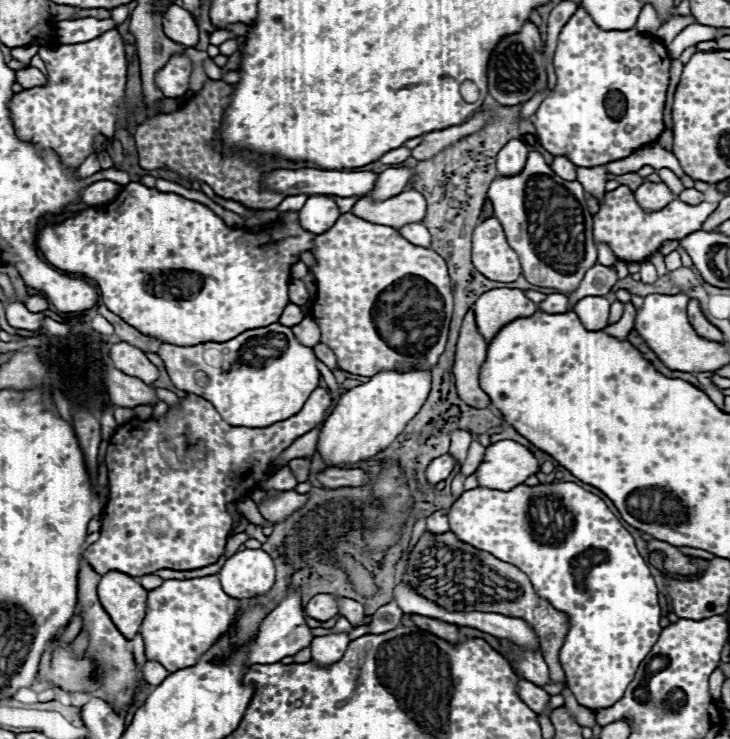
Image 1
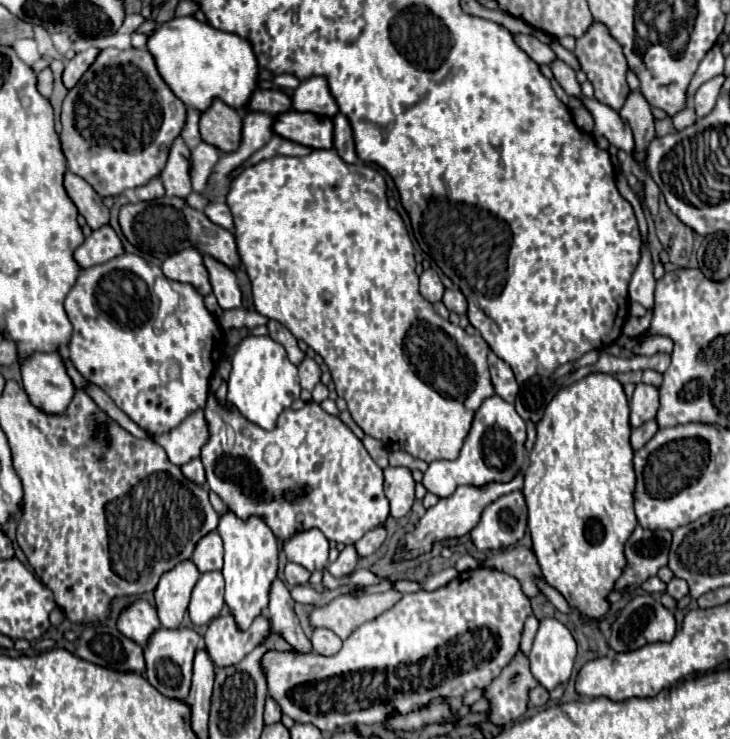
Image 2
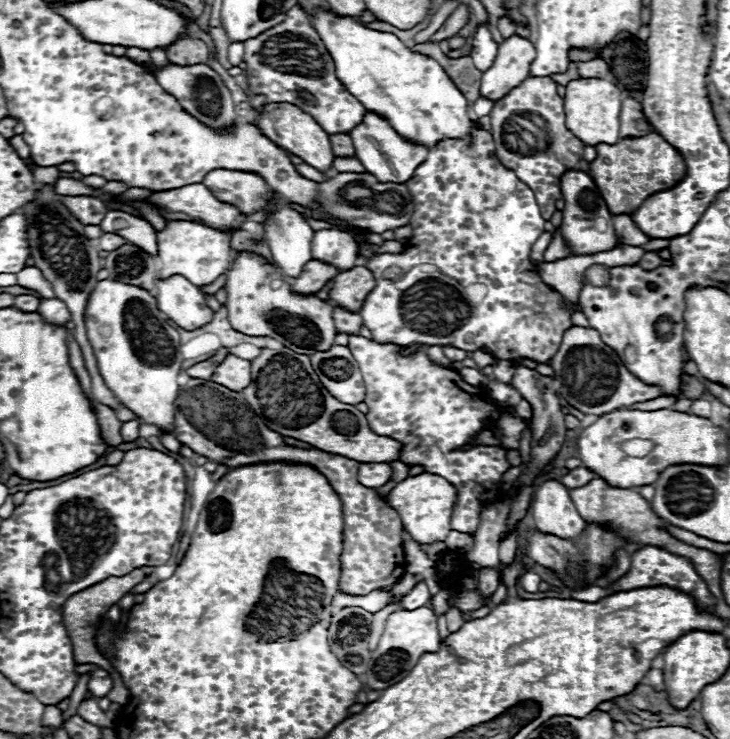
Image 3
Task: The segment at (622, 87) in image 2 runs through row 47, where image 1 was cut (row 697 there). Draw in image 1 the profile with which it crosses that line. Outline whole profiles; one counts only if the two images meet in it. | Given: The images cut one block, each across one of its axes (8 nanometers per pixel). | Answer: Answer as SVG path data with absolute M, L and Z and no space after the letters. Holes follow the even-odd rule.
M556 482L556 484L538 484L538 486L516 486L508 492L502 492L502 490L490 490L490 488L472 488L472 490L466 490L450 508L450 530L466 544L478 548L478 550L484 550L484 552L490 552L494 554L496 558L500 558L502 562L508 562L508 564L514 564L518 566L532 582L536 594L544 600L548 600L556 610L564 612L568 616L568 622L570 622L570 628L568 628L568 634L564 638L564 646L560 650L560 664L566 672L566 684L568 688L574 692L576 700L580 706L586 706L590 710L598 710L600 706L612 706L612 702L618 702L624 694L624 690L628 688L628 684L632 682L640 662L646 658L646 654L650 652L650 648L656 644L662 628L660 628L660 606L658 606L658 588L656 588L656 582L644 562L644 558L638 554L636 546L634 546L634 538L630 536L630 532L620 524L620 520L608 510L608 506L604 504L604 500L600 500L596 494L580 488L578 484L574 482ZM544 526L544 528L542 528ZM596 556L604 556L604 560L596 562L594 558Z

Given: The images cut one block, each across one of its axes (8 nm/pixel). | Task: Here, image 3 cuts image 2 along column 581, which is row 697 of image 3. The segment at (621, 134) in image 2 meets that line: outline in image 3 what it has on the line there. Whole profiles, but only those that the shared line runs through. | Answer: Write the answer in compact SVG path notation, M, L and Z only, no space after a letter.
M94 668L92 674L90 674L90 682L88 682L88 690L96 696L96 698L102 698L110 692L112 688L112 678L108 676L106 670L102 668Z

